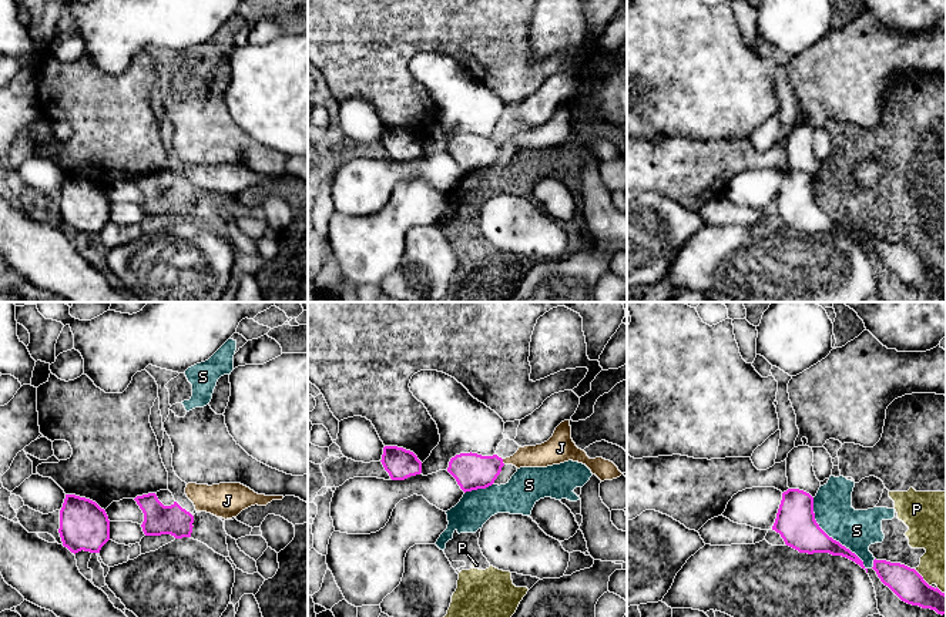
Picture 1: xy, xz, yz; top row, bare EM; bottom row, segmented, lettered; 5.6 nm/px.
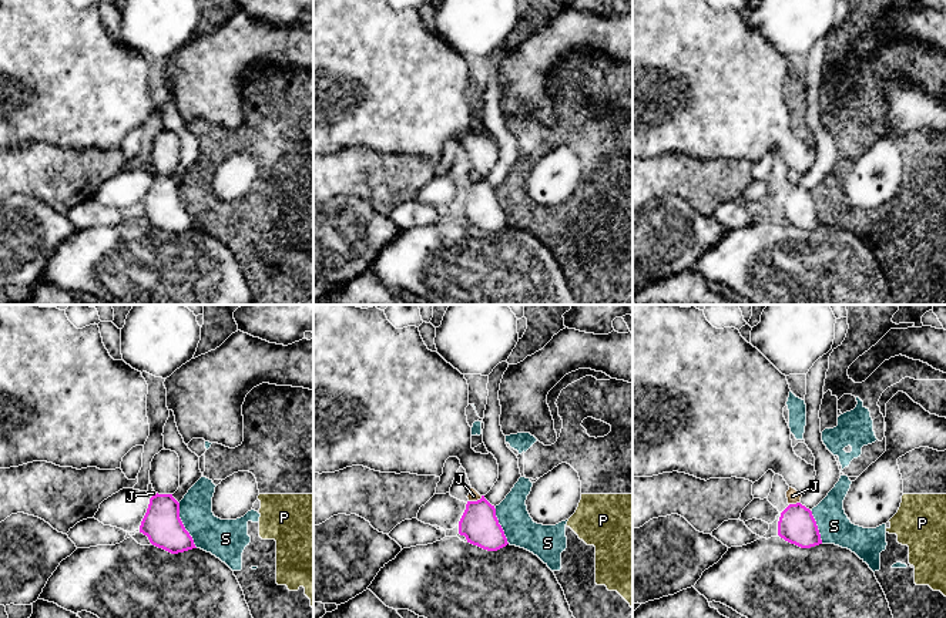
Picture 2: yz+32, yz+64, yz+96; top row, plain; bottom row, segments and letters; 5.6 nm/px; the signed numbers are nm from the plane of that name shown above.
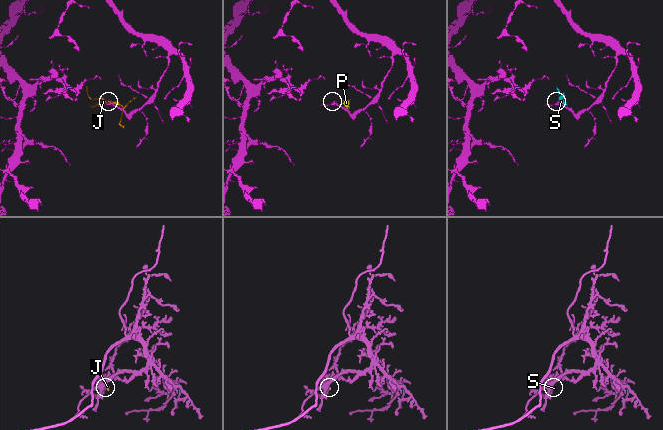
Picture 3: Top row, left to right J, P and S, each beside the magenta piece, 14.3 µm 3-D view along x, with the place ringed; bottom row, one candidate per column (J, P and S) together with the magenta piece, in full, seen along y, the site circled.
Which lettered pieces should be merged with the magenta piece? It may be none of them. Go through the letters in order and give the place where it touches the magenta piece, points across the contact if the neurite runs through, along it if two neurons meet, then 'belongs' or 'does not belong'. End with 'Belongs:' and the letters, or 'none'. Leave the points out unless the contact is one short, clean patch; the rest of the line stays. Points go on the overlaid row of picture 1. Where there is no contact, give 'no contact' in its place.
J: xz (502, 462) | along xz (502, 459), (505, 463) | does not belong
P: yz (922, 577) | along yz (913, 569), (931, 586) | does not belong
S: yz (831, 537) | does not belong
Belongs: none

